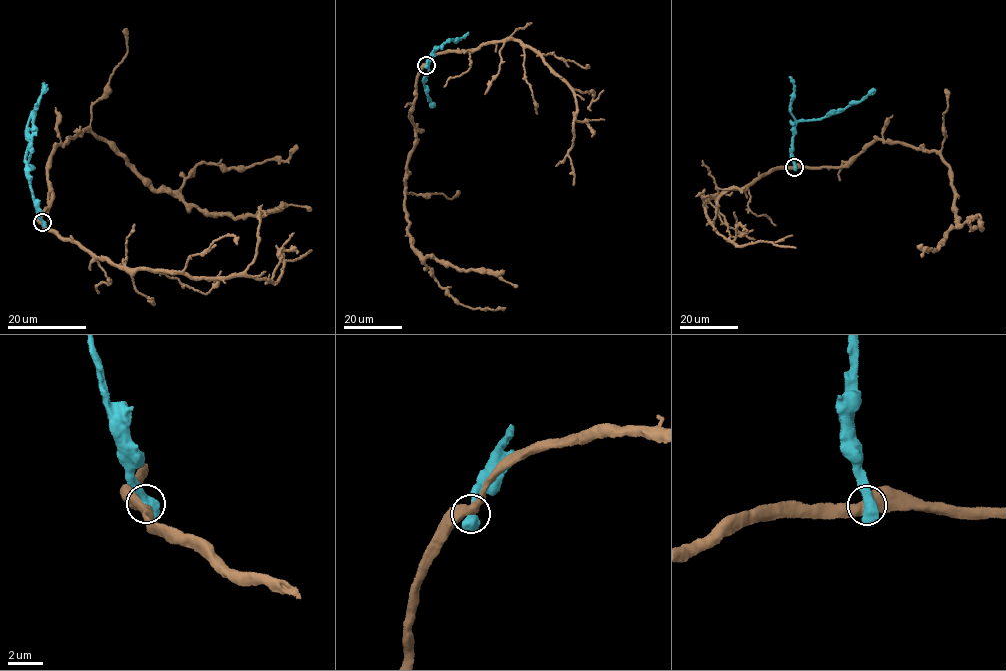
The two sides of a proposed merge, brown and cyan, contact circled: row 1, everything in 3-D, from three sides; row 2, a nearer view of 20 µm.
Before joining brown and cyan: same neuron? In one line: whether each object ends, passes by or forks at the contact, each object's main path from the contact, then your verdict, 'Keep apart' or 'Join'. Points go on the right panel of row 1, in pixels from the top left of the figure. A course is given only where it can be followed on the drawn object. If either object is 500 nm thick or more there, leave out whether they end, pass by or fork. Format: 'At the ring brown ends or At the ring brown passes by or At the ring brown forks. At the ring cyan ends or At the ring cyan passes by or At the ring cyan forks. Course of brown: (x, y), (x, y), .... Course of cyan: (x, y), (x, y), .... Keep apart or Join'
Course of brown: (795, 167), (842, 166), (878, 140), (939, 151), (955, 218), (962, 224), (977, 215), (981, 229), (969, 219). Course of cyan: (794, 167), (793, 126), (799, 121), (816, 120), (841, 111), (875, 89). Keep apart

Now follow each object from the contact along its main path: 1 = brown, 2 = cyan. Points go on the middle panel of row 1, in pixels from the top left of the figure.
1: (426, 65), (409, 116), (415, 147), (407, 163), (403, 205), (411, 243), (430, 273), (460, 303), (504, 308)
2: (426, 65), (437, 47), (423, 84), (431, 106)

